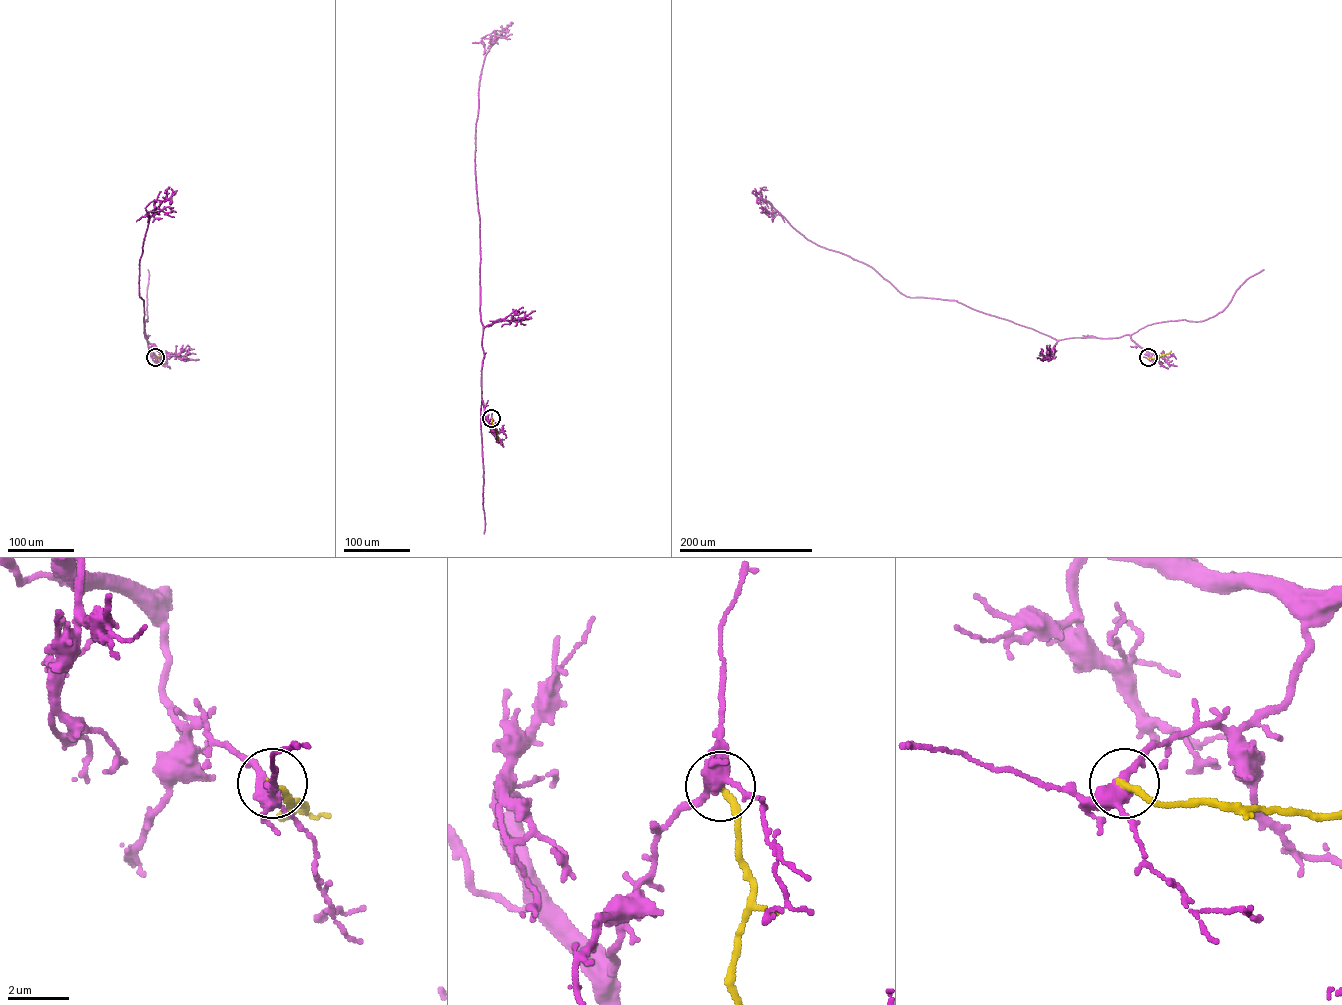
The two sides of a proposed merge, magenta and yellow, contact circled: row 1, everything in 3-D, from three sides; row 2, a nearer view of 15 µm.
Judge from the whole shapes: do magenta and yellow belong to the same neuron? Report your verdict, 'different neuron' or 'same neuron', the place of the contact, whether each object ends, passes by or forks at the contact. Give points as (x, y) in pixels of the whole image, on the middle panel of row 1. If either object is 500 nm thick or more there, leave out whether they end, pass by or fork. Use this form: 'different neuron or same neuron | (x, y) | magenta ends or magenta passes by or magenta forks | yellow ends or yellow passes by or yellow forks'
different neuron | (491, 418) | magenta forks | yellow ends

